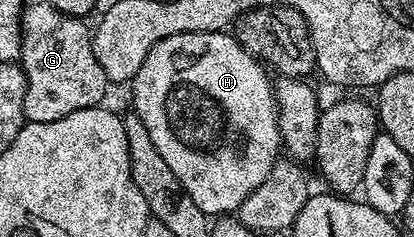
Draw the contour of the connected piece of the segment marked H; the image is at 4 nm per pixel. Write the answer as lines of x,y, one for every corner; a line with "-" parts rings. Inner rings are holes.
205,31
204,33
180,33
172,37
164,37
150,50
148,57
140,65
140,69
134,74
132,88
134,87
134,107
133,114
144,121
149,135
152,137
152,145
160,152
160,157
164,157
164,162
168,164
168,169
176,173
180,185
200,205
200,209
208,217
226,217
237,212
240,204
270,175
270,170
274,168
276,160
279,158
278,151
282,147
282,134
278,128
278,105
274,102
274,88
272,79
266,76
267,70
263,64
259,63
254,56
244,50
234,38
233,34
226,31

